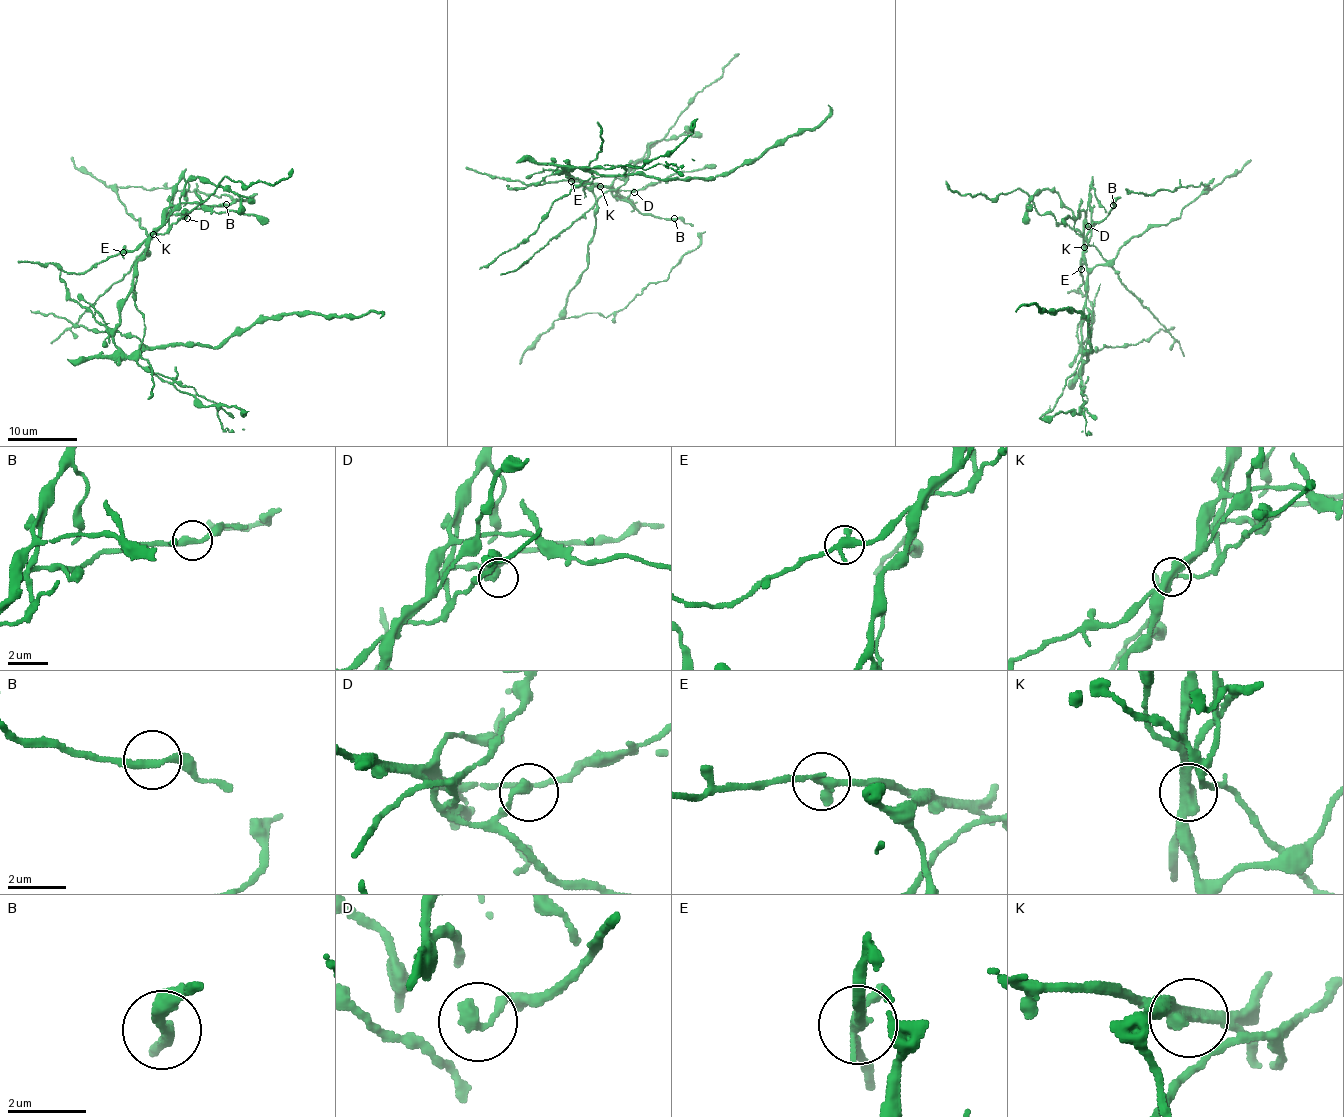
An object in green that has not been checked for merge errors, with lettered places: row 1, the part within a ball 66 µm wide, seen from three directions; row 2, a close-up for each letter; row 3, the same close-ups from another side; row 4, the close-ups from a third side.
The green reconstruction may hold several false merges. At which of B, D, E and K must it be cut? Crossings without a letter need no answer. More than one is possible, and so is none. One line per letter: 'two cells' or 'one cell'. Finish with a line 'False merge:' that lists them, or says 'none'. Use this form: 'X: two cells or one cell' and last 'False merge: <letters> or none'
B: one cell
D: one cell
E: one cell
K: two cells
False merge: K

